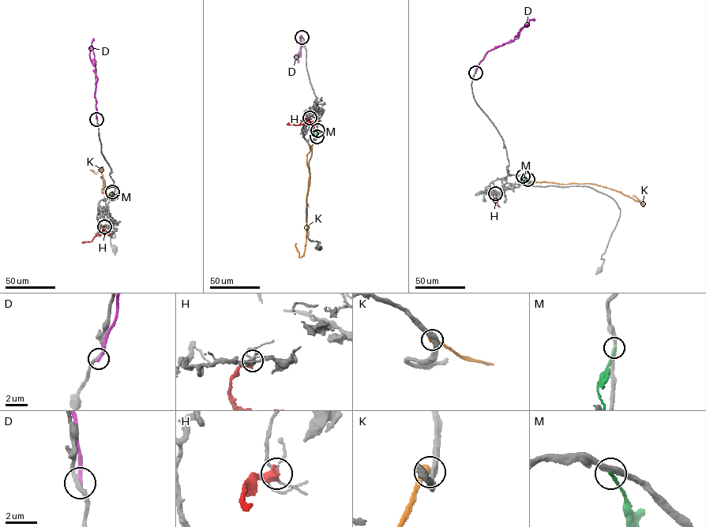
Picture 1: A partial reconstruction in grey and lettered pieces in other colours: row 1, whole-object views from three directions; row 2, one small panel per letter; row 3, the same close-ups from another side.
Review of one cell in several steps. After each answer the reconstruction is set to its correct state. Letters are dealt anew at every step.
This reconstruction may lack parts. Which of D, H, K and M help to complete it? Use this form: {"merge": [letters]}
{"merge": []}

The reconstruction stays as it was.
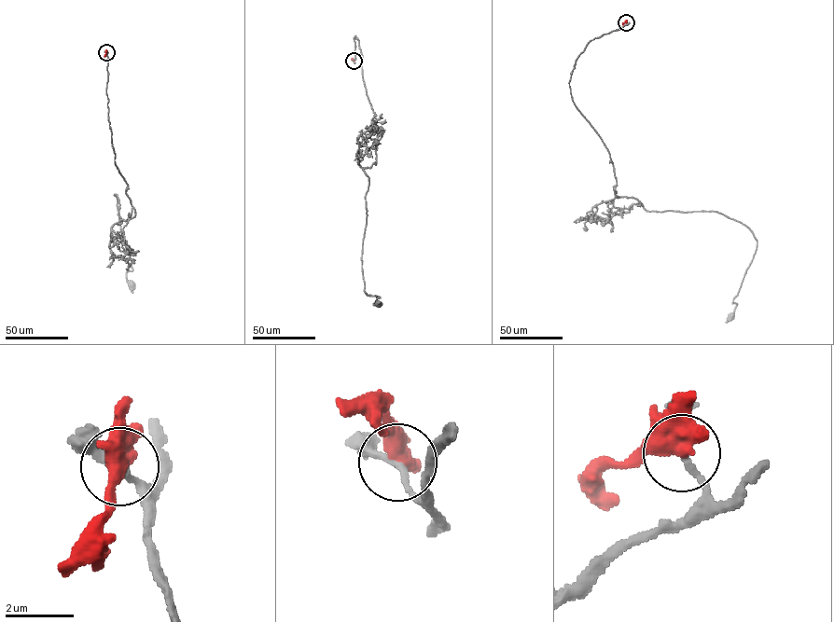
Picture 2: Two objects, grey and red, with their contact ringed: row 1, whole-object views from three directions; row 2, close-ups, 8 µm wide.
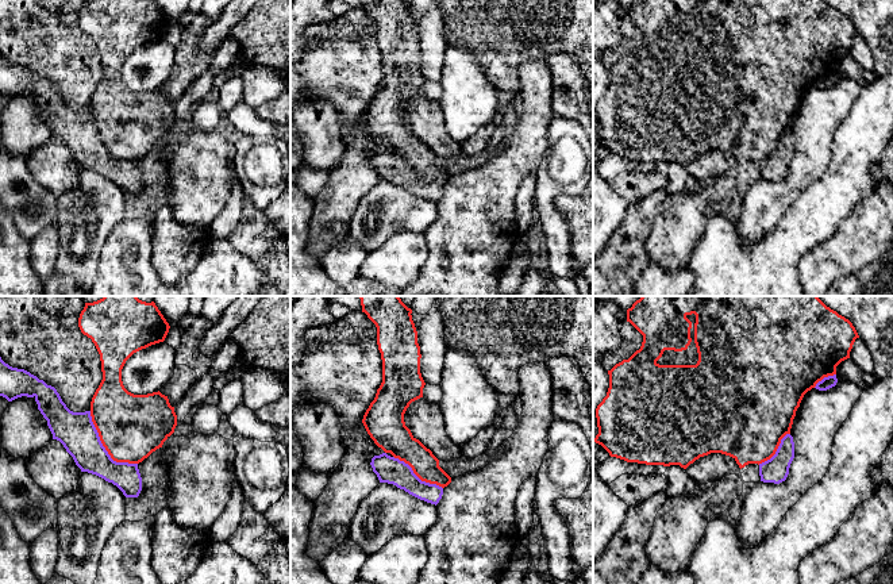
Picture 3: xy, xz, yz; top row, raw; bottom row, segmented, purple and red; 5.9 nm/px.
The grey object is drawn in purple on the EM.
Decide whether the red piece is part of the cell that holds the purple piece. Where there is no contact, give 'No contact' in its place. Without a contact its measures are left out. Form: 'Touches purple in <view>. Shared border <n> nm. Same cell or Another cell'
Touches purple in xy. Shared border 420 nm. Another cell

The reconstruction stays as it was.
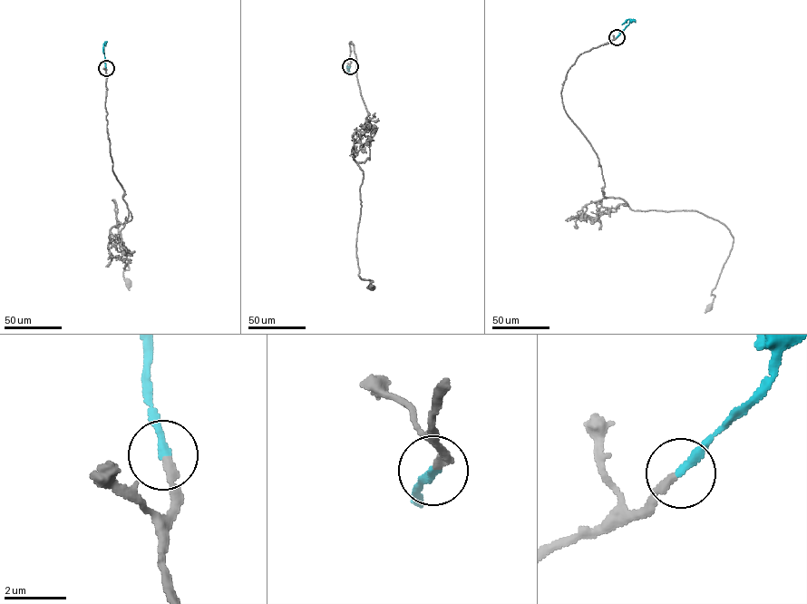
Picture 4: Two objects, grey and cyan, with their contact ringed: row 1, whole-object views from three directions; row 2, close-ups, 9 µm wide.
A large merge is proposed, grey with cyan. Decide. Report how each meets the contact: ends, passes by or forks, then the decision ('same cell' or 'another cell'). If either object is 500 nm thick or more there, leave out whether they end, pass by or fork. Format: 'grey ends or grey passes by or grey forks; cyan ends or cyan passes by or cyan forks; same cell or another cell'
grey ends; cyan ends; same cell

